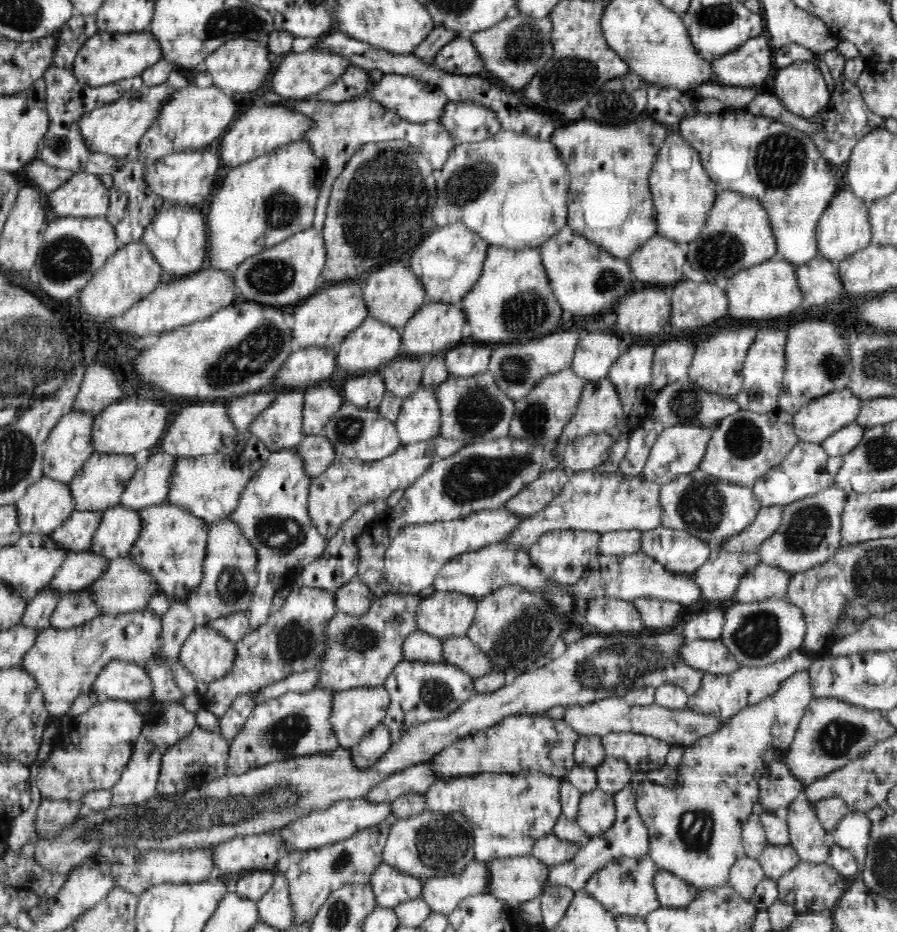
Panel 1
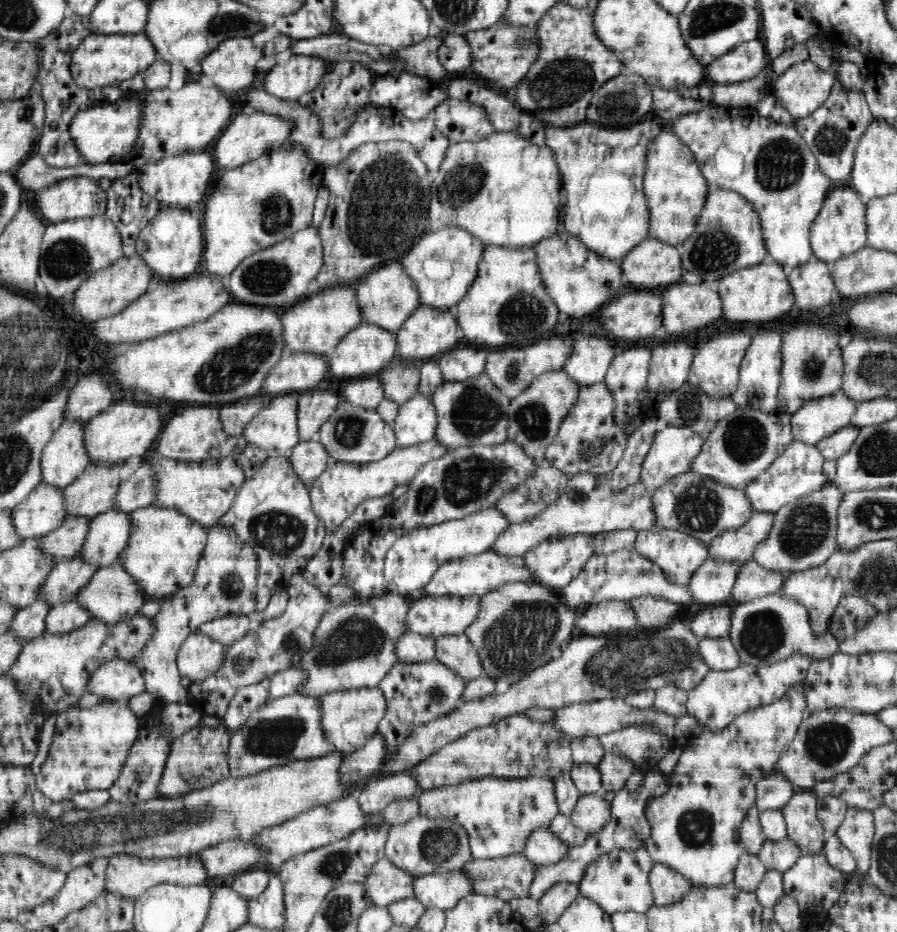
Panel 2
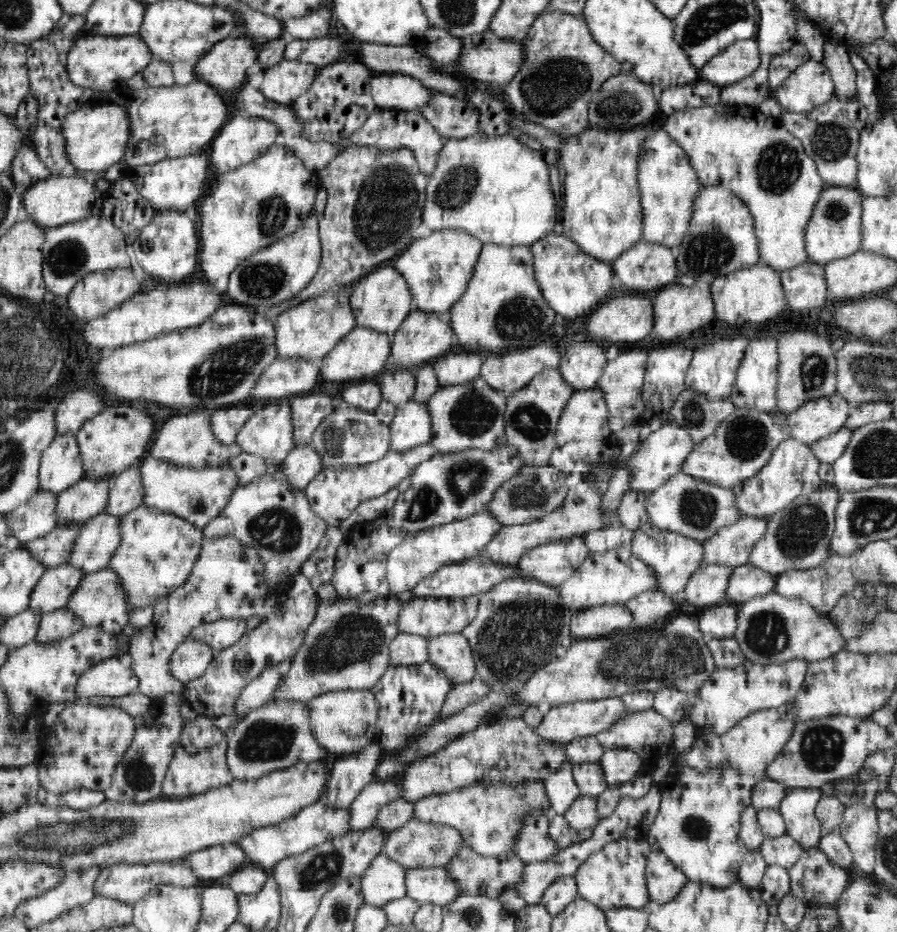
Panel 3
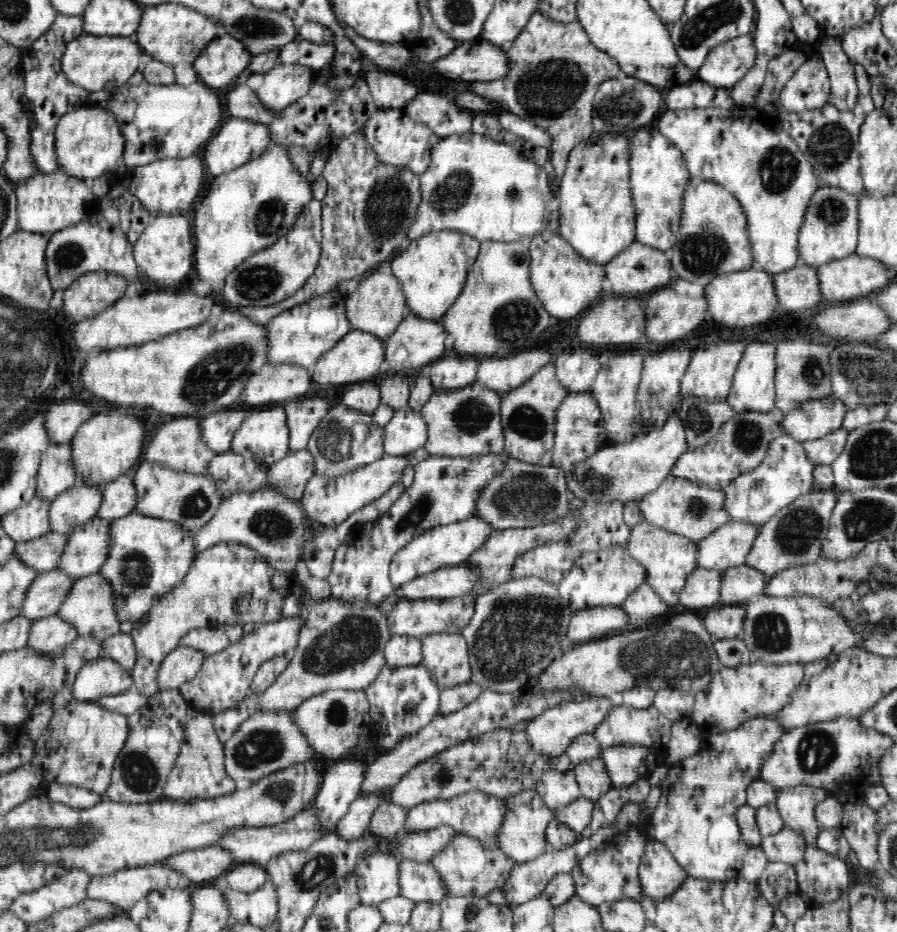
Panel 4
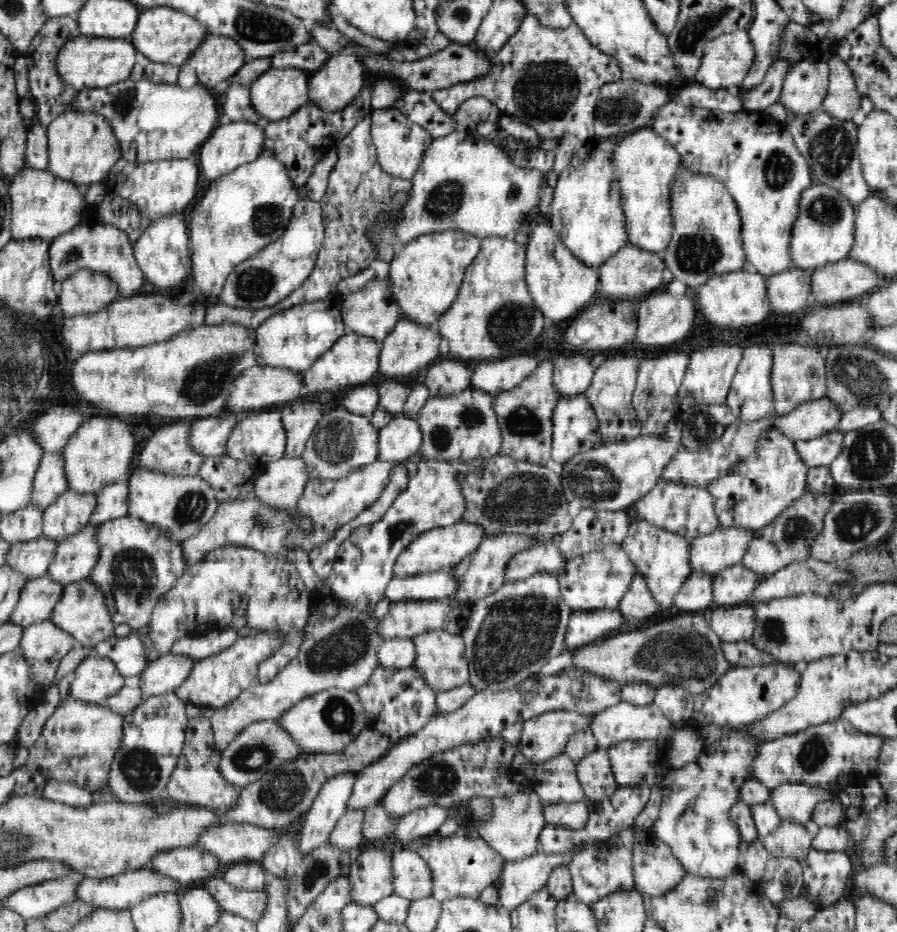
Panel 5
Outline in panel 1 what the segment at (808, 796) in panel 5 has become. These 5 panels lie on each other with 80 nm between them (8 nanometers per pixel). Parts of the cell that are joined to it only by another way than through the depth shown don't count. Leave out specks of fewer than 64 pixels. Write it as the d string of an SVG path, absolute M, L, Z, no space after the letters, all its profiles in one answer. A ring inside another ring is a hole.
M801 795L786 808L791 845L804 862L824 864L827 862L829 848L826 830L812 808L812 802Z

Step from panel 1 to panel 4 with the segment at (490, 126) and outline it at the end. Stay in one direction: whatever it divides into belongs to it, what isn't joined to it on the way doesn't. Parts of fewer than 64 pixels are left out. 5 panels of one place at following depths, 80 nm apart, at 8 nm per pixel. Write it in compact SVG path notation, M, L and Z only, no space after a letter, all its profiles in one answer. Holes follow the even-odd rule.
M420 92L404 108L416 121L430 128L441 140L456 134L470 133L473 126L472 113L460 109L457 102L442 95Z

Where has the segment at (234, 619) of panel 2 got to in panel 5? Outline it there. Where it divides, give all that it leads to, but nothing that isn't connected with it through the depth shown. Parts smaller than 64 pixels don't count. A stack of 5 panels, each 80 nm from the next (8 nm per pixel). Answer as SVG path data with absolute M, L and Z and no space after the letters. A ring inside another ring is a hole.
M231 629L186 636L174 642L170 654L188 656L194 662L219 654L239 639L238 632Z

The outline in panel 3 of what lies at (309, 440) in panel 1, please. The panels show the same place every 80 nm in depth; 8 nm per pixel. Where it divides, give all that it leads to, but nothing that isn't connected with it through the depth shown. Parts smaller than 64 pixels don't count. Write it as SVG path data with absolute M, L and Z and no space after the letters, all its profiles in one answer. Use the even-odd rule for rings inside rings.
M312 443L295 446L281 462L280 471L288 479L288 486L294 491L304 491L322 470L320 453L316 452Z

